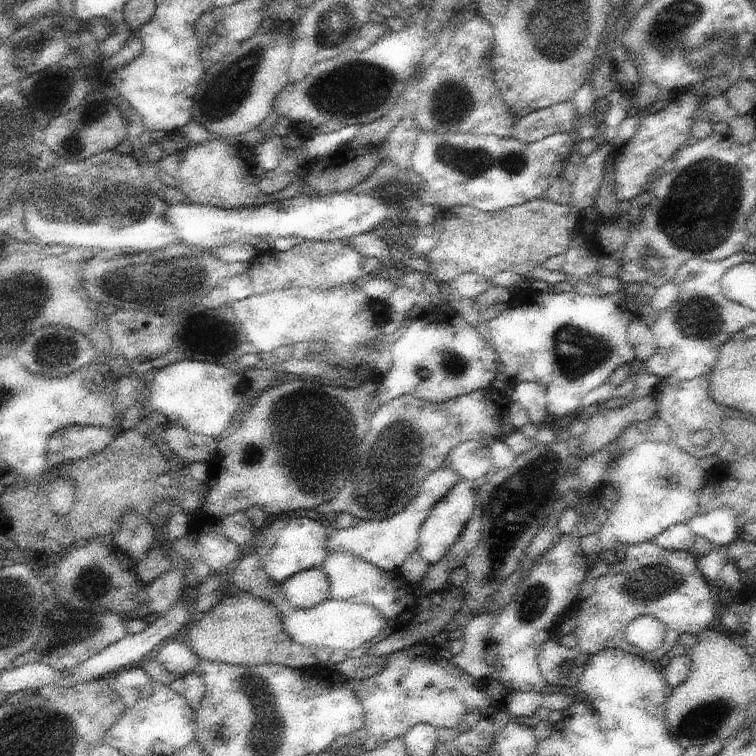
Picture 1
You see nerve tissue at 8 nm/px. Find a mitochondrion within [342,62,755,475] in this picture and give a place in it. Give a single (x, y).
(703, 203)

